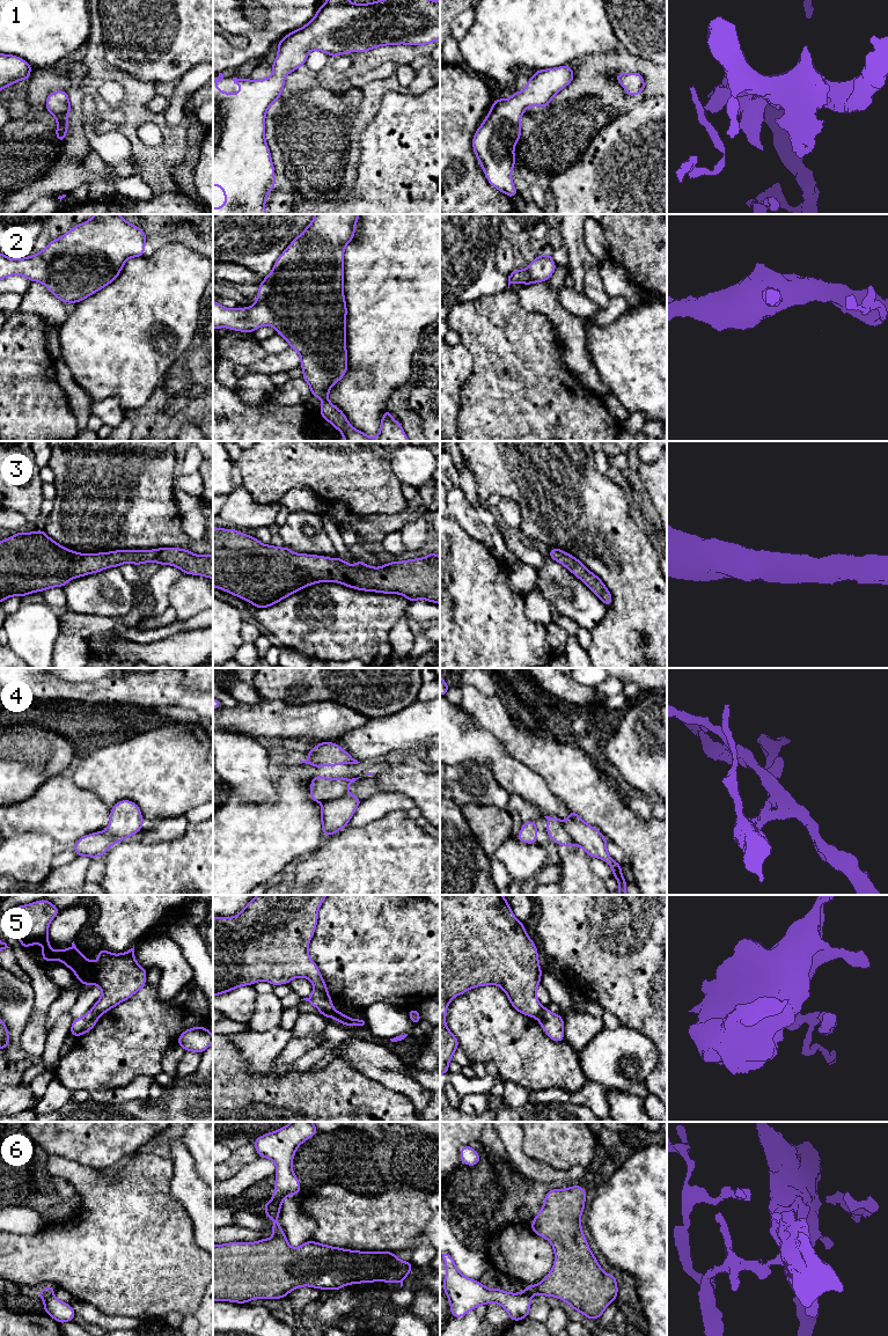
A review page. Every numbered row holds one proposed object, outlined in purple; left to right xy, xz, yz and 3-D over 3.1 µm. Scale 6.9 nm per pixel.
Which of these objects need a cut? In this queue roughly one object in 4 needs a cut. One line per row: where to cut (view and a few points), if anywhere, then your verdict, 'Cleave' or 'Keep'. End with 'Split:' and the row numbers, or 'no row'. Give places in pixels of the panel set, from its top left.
1: No split. Keep
2: No split. Keep
3: No split. Keep
4: Split along yz (549, 821), (556, 821), (565, 830), (573, 844). Cleave
5: Split along xz (314, 988), (328, 995). Cleave
6: Split along xy (52, 1294), (43, 1300). Cleave
Split: 4, 5, 6

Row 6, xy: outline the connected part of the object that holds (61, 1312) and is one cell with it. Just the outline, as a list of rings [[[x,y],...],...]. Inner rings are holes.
[[[50,1295],[43,1301],[45,1314],[53,1317],[59,1324],[74,1320],[75,1313],[69,1304],[58,1300],[54,1295]]]

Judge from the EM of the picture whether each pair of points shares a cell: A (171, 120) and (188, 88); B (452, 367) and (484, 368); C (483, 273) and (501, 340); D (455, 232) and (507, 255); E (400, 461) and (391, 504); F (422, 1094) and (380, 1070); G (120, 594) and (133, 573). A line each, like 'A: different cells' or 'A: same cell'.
A: same cell
B: different cells
C: different cells
D: different cells
E: different cells
F: same cell
G: different cells

